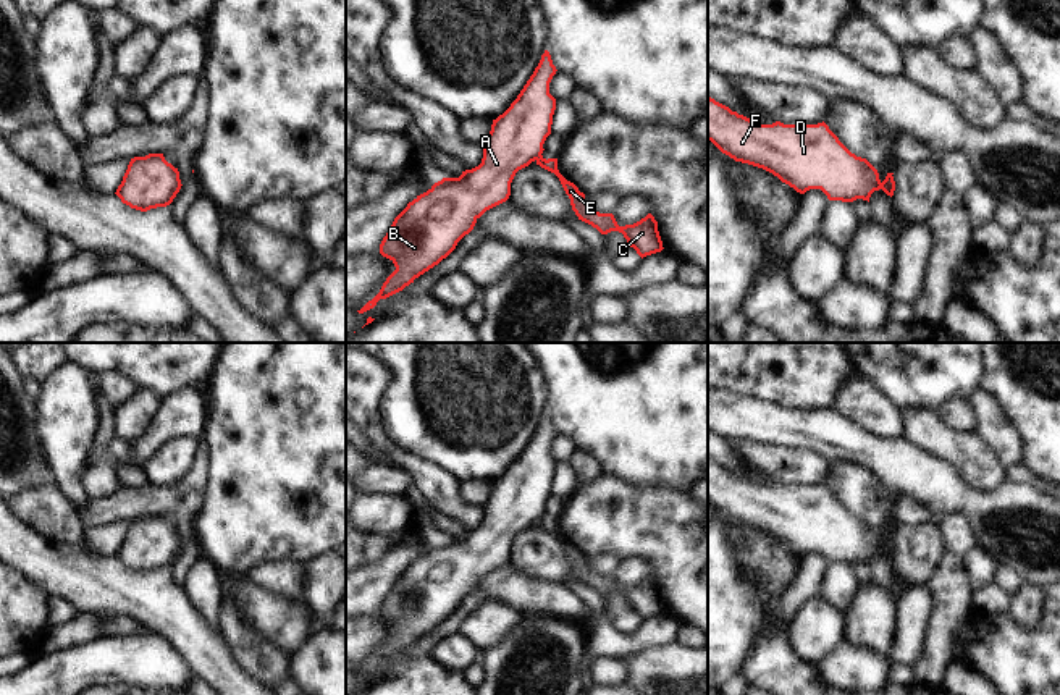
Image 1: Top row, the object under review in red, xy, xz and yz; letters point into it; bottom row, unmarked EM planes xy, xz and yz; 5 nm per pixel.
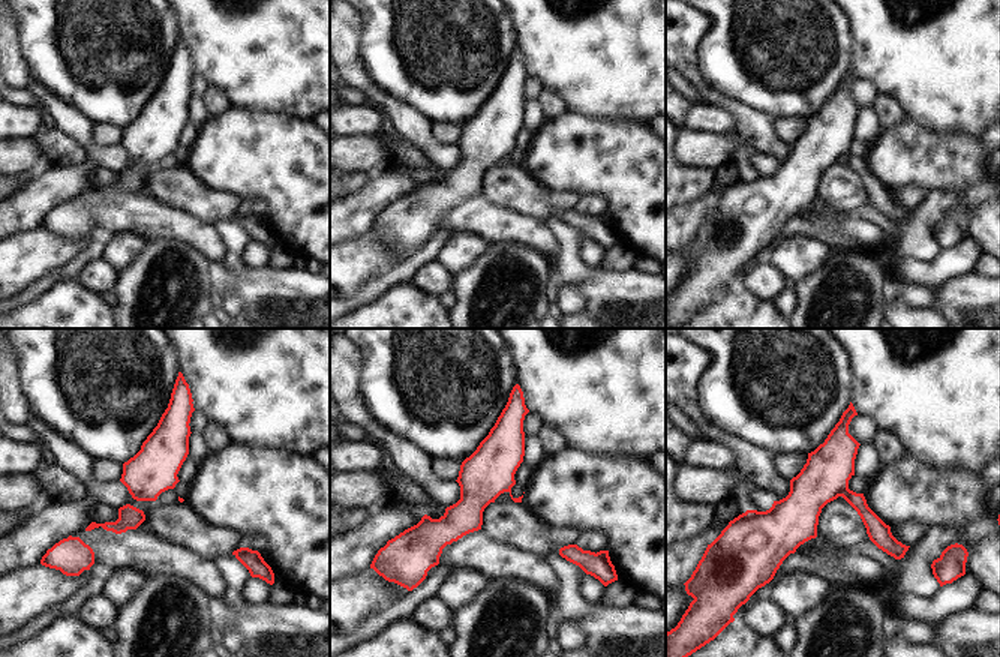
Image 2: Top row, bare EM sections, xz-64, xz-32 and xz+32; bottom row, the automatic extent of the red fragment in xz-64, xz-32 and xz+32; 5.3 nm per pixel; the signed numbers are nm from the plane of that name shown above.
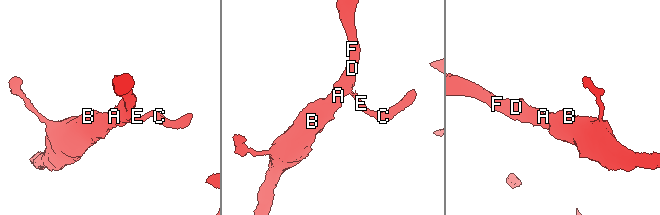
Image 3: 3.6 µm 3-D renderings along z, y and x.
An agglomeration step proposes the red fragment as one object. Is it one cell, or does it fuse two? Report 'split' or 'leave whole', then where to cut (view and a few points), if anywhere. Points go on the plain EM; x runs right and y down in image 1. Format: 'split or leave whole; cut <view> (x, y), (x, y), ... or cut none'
split; cut xz (540, 516), (537, 522)

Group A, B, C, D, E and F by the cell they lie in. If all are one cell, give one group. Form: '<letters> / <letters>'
A B D F / C E

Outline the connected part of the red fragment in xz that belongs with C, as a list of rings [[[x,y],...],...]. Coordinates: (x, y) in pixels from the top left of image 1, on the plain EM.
[[[540,517],[536,527],[554,535],[559,540],[566,556],[570,561],[572,572],[575,574],[578,582],[591,587],[601,596],[608,596],[611,593],[622,595],[629,608],[633,609],[641,621],[664,611],[658,593],[658,583],[651,575],[633,587],[619,588],[612,575],[599,575],[588,569],[588,566],[585,564],[585,556],[580,554],[574,545],[567,543],[559,535],[557,520],[546,522],[543,517]]]

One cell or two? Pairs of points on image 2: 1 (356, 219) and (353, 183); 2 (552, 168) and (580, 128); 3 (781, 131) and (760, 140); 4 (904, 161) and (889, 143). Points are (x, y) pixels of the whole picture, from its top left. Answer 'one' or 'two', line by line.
1: two
2: one
3: two
4: one

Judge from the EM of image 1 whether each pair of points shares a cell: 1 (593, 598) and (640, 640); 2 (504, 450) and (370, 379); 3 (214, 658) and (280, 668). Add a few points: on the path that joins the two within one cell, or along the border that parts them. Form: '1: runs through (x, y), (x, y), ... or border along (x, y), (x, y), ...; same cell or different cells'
1: runs through (598, 614), (600, 624), (616, 640), (624, 640); same cell
2: border along (375, 359), (386, 369), (380, 424); different cells
3: border along (218, 629), (230, 653), (252, 678); different cells

